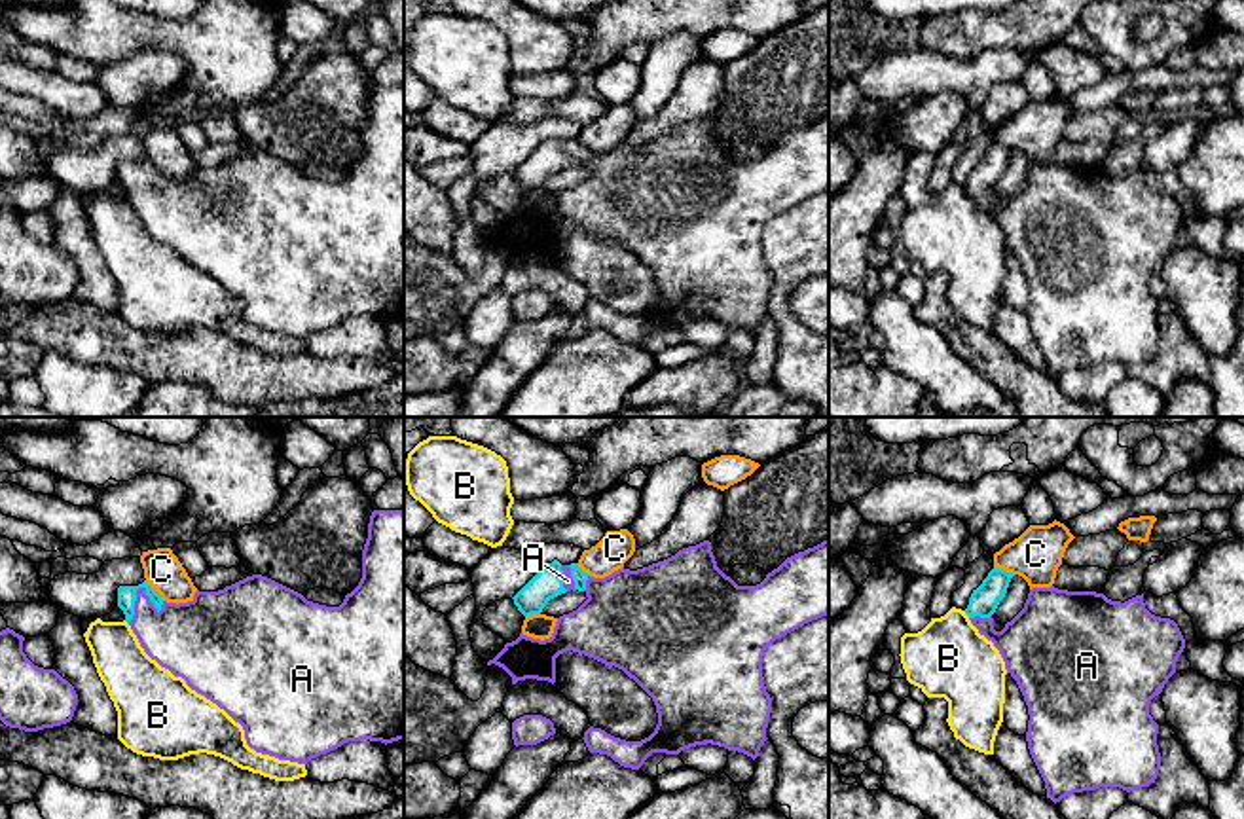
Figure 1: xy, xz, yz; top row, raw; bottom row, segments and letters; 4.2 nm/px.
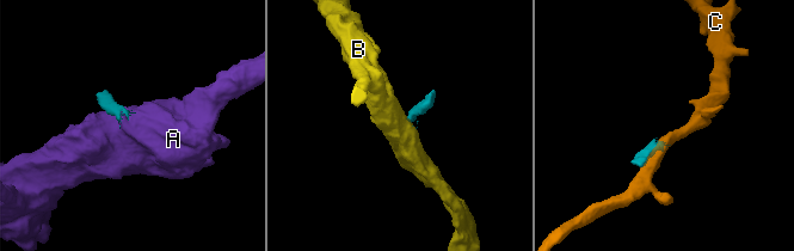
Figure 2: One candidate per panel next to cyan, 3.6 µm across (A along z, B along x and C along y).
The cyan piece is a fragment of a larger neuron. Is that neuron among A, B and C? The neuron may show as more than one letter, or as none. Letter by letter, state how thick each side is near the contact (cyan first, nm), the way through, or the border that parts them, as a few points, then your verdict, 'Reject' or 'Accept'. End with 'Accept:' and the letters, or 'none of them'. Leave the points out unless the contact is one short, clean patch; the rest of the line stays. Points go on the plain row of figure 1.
A: Thickness 80 nm (cyan) against 240 nm. Path across: xy (126, 169), (137, 163), (175, 209). Accept
B: Thickness 120 nm (cyan) against 340 nm. Boundary: yz (964, 186), (969, 192). Reject
C: Thickness 80 nm (cyan) against 160 nm. Reject
Accept: A

